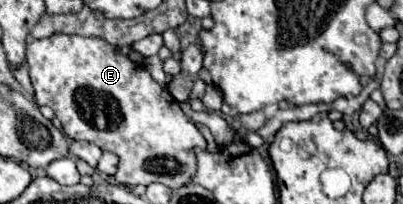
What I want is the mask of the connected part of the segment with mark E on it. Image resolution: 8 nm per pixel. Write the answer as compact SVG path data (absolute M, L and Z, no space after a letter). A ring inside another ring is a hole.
M54 33L46 39L30 39L26 63L30 67L30 79L36 91L38 105L50 105L54 109L64 133L70 139L86 139L98 145L102 151L110 151L120 157L124 175L116 175L118 183L124 183L128 187L150 183L182 187L190 183L196 169L192 149L206 147L206 141L196 125L184 115L174 97L150 77L144 65L130 61L106 39L64 33Z

